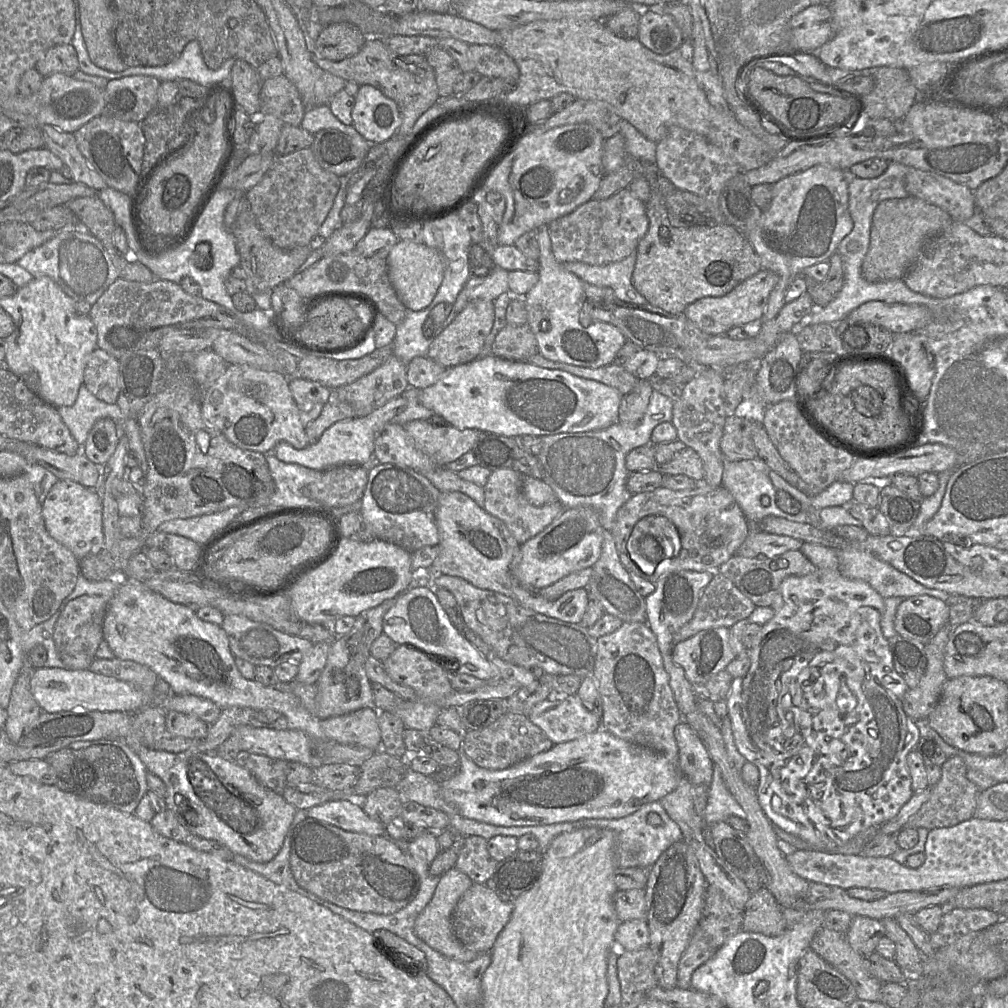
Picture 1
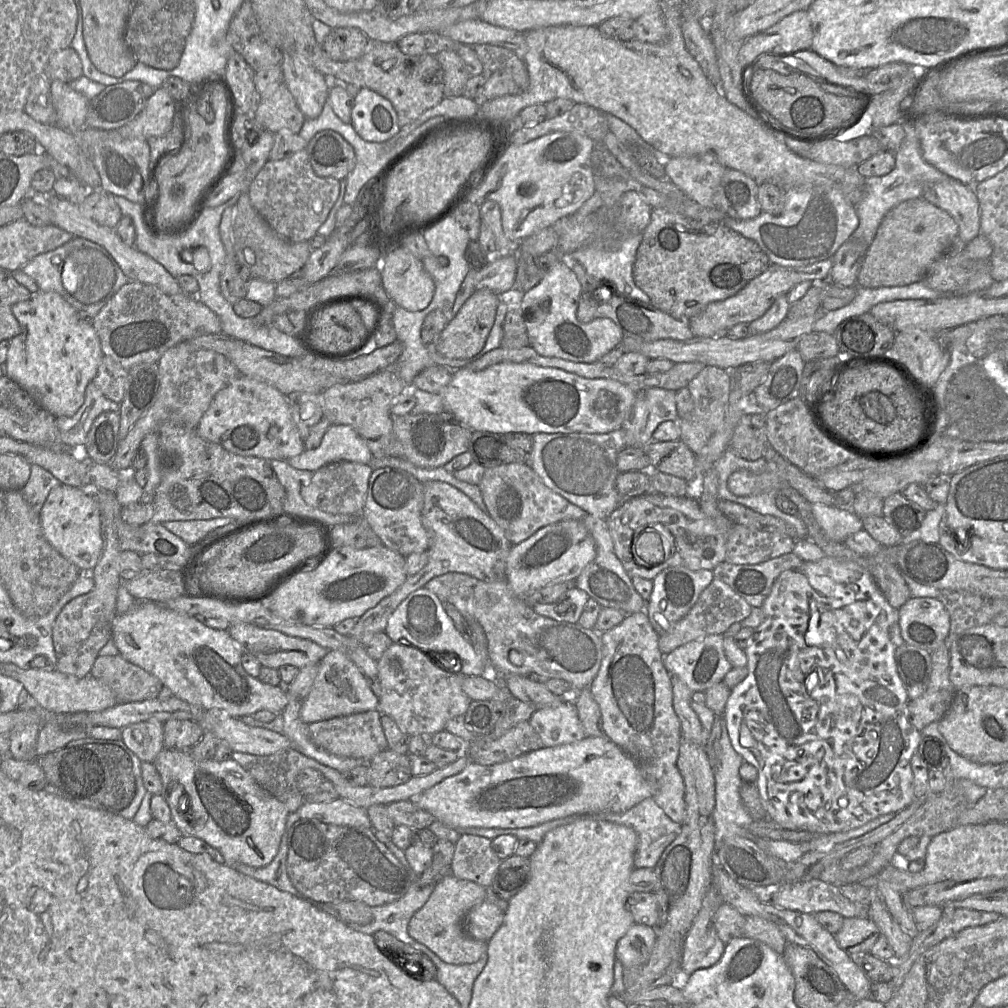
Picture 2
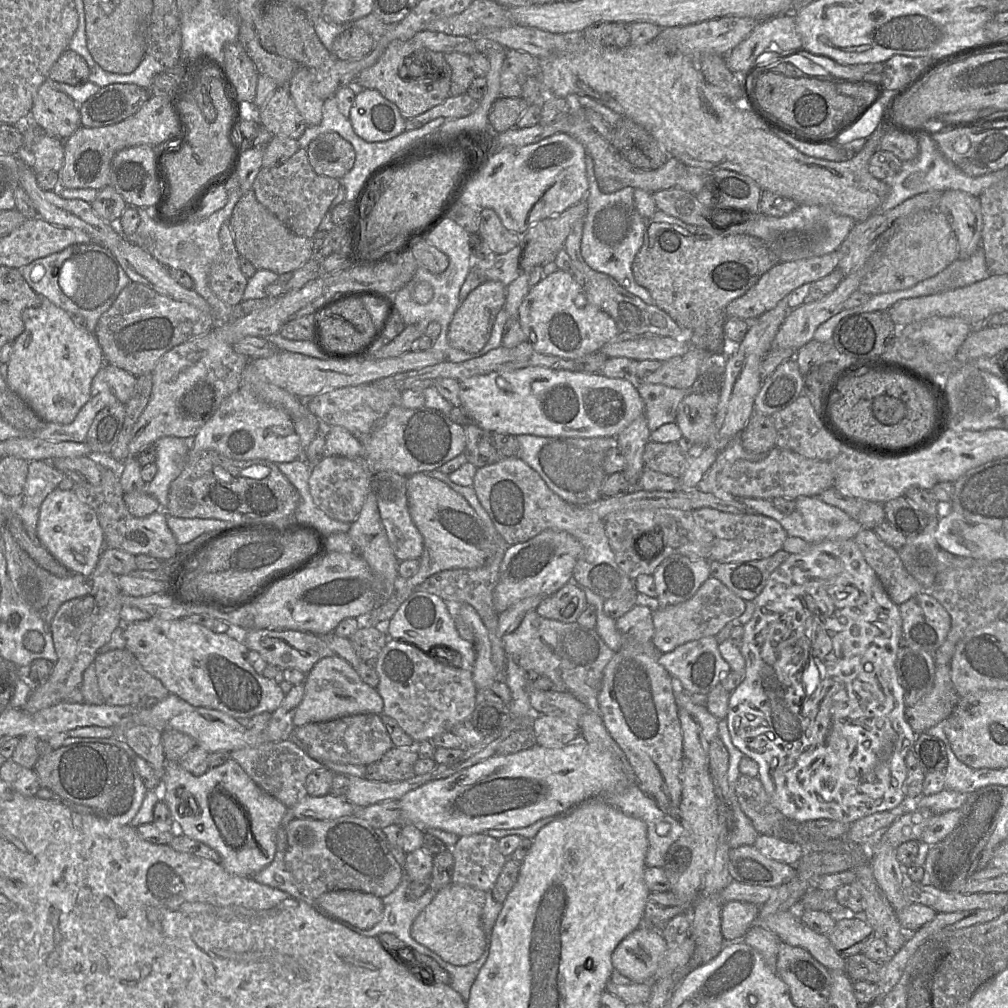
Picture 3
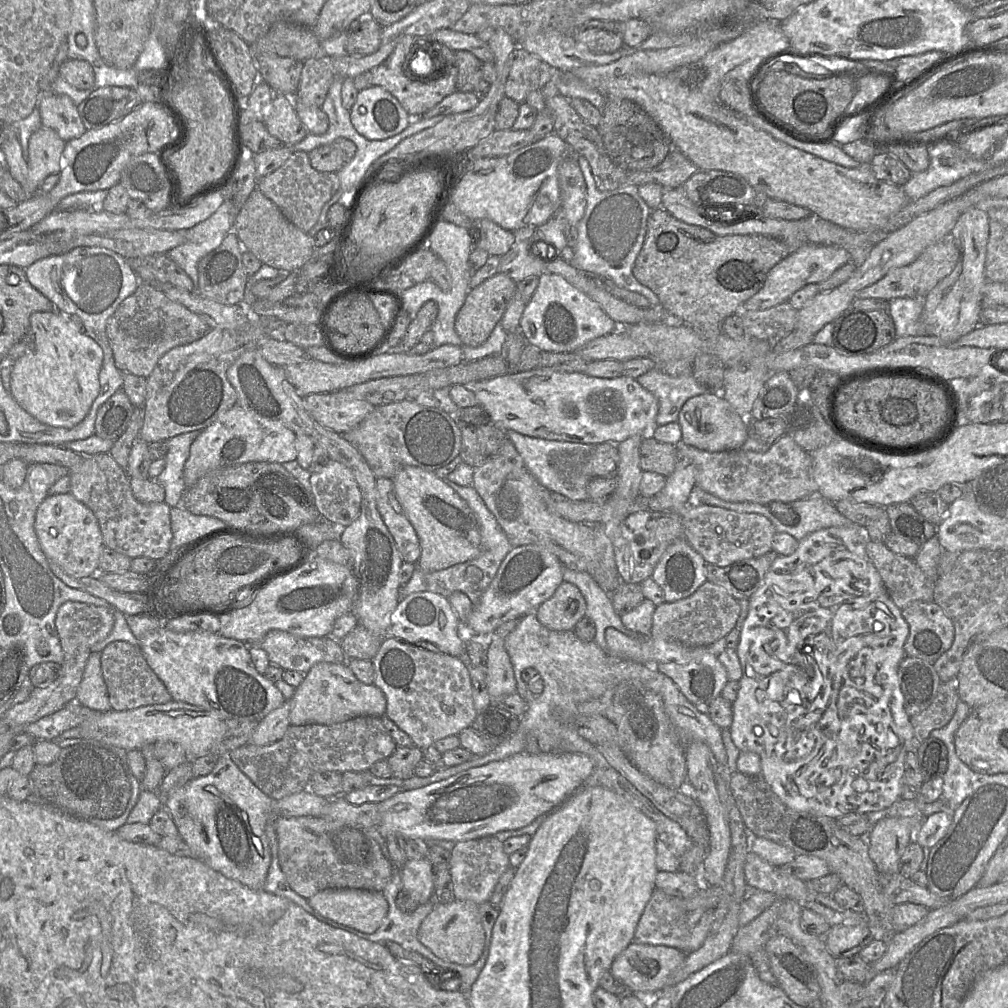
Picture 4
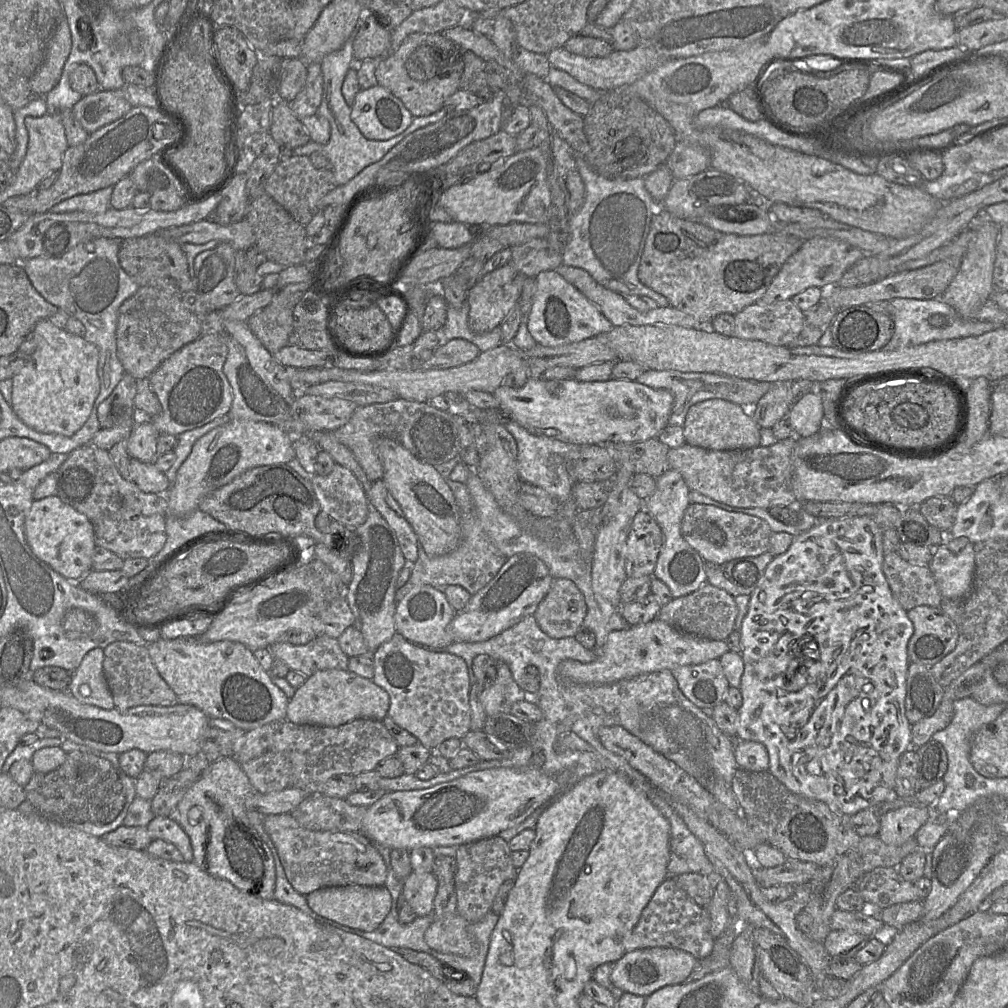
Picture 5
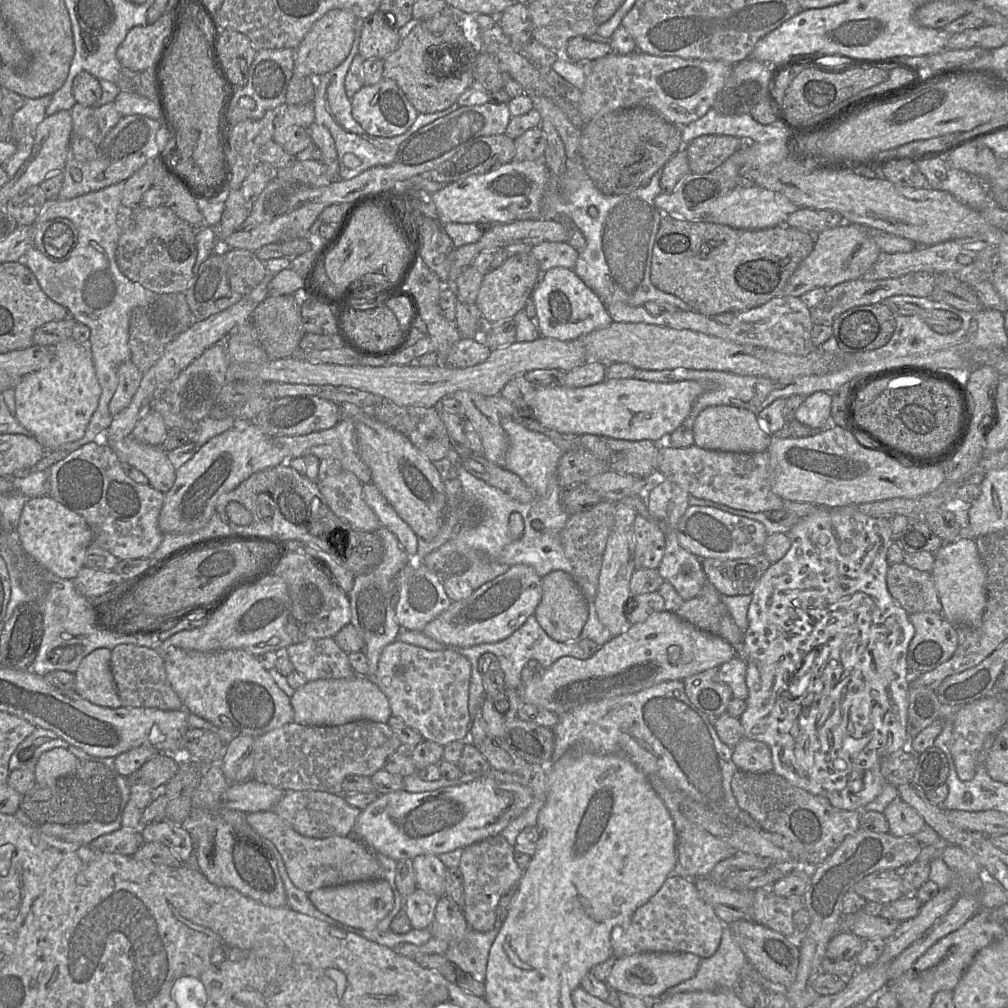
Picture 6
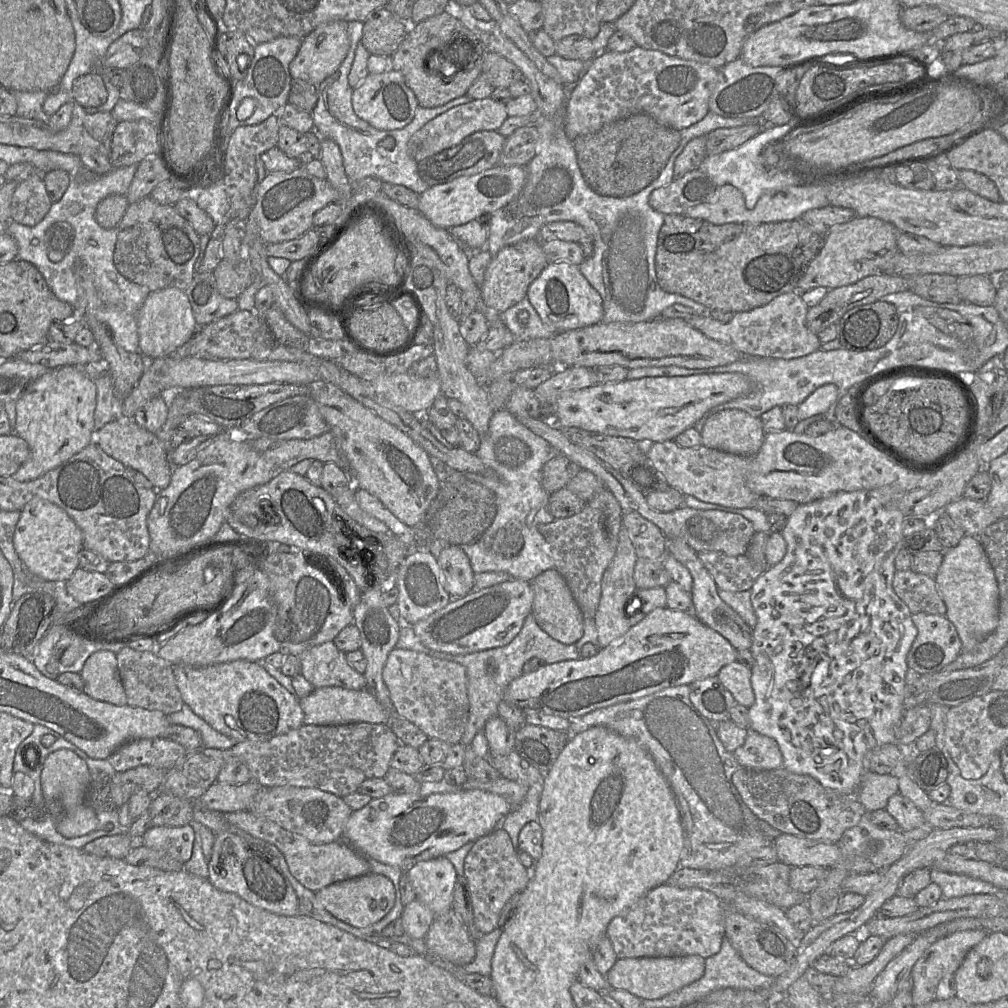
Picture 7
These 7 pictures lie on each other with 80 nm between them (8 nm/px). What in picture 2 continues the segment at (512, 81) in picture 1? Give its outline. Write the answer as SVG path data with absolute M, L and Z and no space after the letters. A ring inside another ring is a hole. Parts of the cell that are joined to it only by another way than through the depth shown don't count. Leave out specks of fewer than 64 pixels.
M478 44L472 46L482 62L487 77L499 69L510 69L517 88L522 92L529 87L529 74L524 62L512 51L500 46Z

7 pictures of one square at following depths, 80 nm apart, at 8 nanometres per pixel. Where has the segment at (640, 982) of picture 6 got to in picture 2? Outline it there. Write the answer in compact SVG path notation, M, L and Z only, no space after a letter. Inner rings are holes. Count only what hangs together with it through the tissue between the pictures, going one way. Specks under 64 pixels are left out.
M633 924L618 940L615 958L626 968L646 963L655 946L657 935L654 927Z

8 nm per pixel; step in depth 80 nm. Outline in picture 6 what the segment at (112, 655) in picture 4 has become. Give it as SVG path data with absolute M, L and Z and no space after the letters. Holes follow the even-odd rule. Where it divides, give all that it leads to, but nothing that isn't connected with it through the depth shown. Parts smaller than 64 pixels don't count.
M121 644L111 650L111 672L114 678L121 707L145 707L161 710L180 710L183 704L171 687L162 655L151 648Z

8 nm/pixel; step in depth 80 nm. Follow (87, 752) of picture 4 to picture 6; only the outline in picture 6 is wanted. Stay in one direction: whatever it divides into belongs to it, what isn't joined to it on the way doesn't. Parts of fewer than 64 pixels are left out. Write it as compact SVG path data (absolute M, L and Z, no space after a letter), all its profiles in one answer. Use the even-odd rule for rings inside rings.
M80 761L78 768L71 774L60 777L55 781L47 784L35 783L24 795L22 795L20 809L36 824L42 825L46 823L58 824L64 827L70 827L70 835L68 839L65 839L67 842L90 844L93 840L98 837L112 833L122 827L122 816L124 808L128 801L130 800L131 785L128 783L127 778L120 775L115 770L110 770L106 765L95 762L95 761Z

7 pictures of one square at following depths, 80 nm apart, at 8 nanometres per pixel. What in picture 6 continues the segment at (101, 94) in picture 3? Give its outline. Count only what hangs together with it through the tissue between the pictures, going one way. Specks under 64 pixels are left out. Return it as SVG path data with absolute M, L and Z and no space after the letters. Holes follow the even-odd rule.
M114 102L100 106L75 103L71 108L72 135L84 137L99 145L122 118Z

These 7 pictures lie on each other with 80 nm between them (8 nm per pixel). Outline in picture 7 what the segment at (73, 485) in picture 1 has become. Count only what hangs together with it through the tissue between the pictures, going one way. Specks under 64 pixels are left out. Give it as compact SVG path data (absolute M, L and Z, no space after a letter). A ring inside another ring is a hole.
M32 499L23 507L13 537L18 556L33 574L48 581L65 582L79 568L83 540L81 529L67 512L44 499Z

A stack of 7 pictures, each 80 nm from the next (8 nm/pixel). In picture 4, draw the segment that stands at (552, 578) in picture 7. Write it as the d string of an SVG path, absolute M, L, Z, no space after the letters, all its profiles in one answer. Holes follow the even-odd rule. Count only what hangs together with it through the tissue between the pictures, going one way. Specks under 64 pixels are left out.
M563 581L553 595L541 603L535 611L538 621L554 631L569 631L585 616L586 602L580 590Z

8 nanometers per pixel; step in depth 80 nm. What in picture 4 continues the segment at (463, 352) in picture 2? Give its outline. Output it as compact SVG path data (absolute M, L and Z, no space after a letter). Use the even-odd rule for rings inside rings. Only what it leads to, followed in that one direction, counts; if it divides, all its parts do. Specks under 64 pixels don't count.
M496 273L471 289L455 319L455 331L463 344L478 347L484 343L500 322L511 299L517 291L517 283L503 273Z

